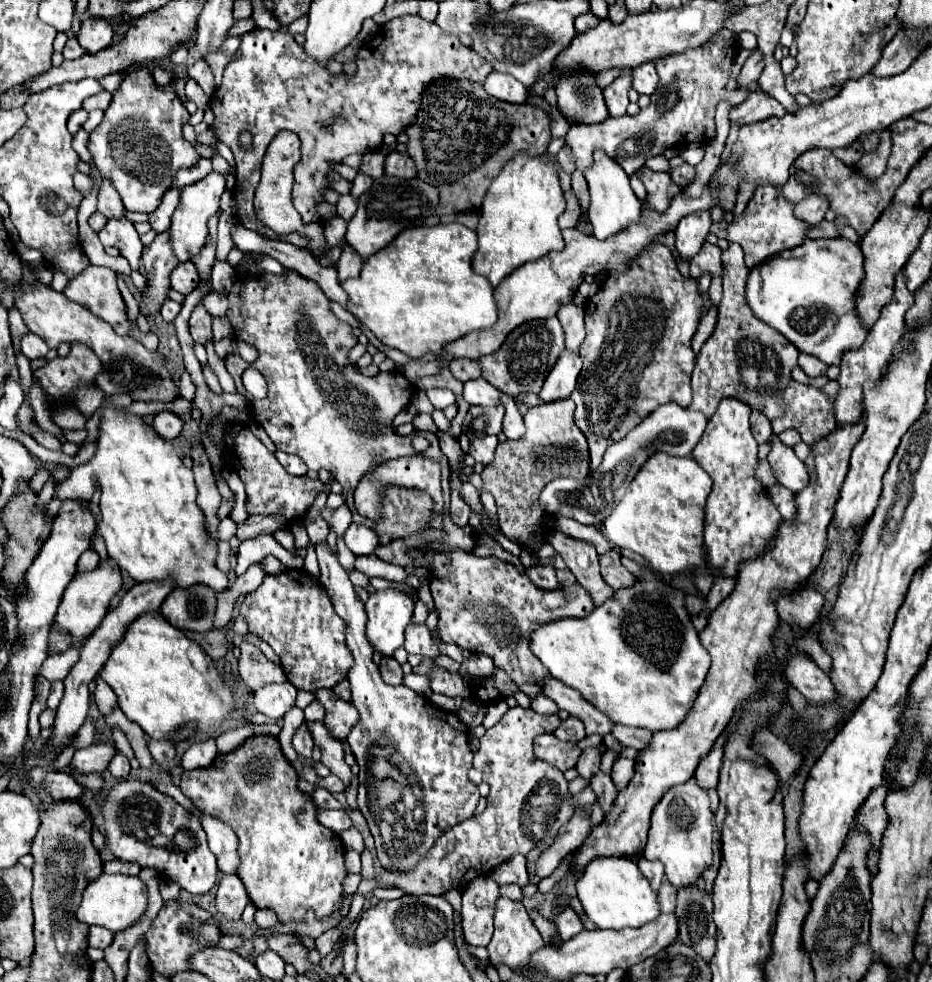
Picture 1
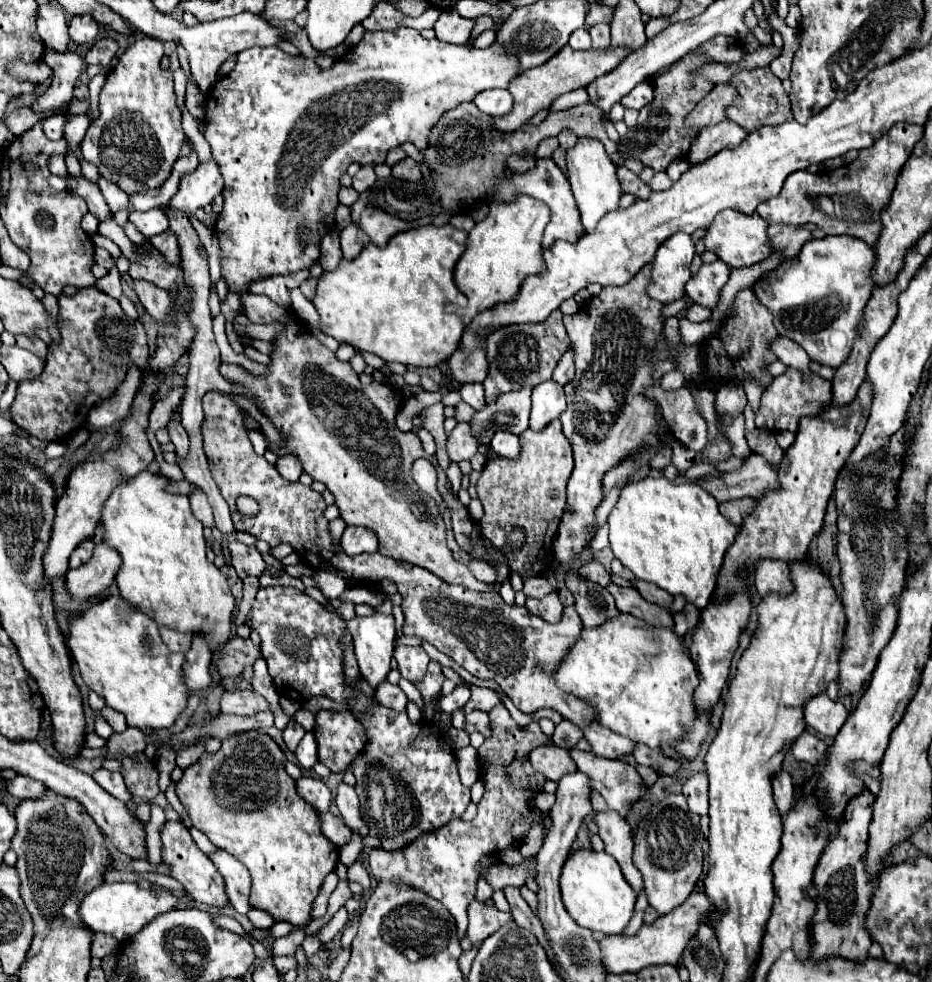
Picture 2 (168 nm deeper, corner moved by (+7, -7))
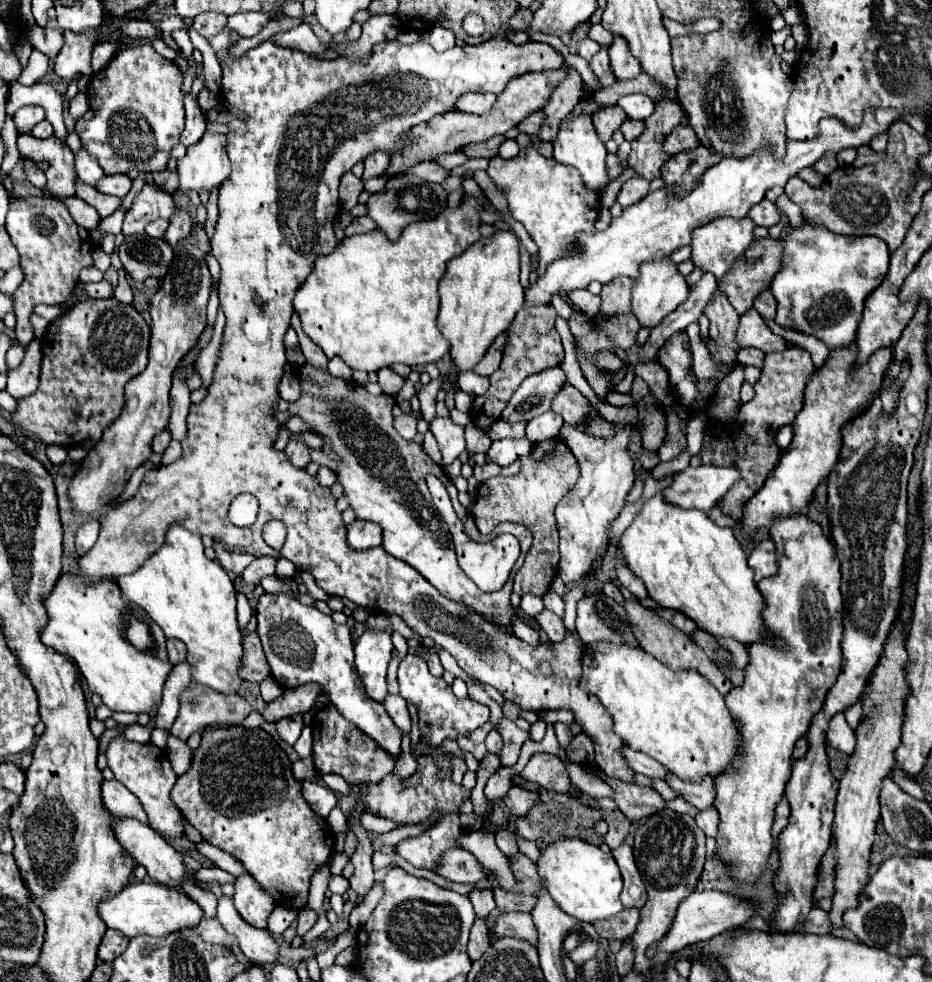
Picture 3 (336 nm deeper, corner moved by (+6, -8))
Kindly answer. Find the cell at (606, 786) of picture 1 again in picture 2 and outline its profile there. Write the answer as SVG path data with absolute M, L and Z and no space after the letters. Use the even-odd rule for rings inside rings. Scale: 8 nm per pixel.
M605 811L595 815L595 823L599 827L599 837L605 841L605 851L617 859L627 883L631 883L631 889L639 895L643 889L643 879L631 861L633 837L627 821L615 811Z

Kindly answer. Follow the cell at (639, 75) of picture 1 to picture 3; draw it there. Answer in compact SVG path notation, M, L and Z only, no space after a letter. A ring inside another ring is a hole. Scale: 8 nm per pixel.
M628 94L618 100L618 106L634 120L646 120L654 112L654 102L644 94Z

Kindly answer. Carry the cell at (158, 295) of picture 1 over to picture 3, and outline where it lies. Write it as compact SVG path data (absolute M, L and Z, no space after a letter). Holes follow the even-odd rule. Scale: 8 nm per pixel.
M178 206L178 208L176 208L176 220L170 220L170 226L168 226L168 230L166 230L164 240L166 240L172 248L176 248L180 240L184 240L186 236L190 236L192 224L194 224L194 222L192 222L190 214L188 214L184 208Z

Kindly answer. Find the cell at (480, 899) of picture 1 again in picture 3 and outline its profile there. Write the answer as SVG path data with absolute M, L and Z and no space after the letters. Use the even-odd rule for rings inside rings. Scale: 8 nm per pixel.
M502 912L496 918L496 924L492 926L492 934L496 934L498 938L502 936L522 938L532 944L538 942L538 934L536 934L530 914L520 914L520 912Z

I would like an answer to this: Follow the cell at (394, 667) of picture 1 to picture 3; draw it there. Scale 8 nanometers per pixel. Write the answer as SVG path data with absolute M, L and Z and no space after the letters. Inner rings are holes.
M388 694L386 700L384 700L384 708L402 732L410 730L410 714L408 714L408 708L406 708L406 700L402 696Z

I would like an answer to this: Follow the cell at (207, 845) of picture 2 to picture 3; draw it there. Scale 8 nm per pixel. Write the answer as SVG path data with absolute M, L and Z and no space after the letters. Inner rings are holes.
M198 842L196 848L198 848L198 852L200 852L202 856L210 858L218 868L222 868L222 870L234 874L234 876L242 876L242 874L246 874L246 868L242 866L242 862L238 862L232 854L222 852L220 848L216 848L216 846L208 844L208 842Z

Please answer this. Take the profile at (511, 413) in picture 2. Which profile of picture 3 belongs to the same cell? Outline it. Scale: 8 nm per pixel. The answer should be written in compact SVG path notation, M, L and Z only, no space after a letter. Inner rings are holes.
M560 366L548 368L546 372L532 374L518 386L518 390L508 400L502 412L502 420L512 422L512 424L528 422L540 416L542 412L550 410L552 398L556 396L556 392L560 390L564 382L566 382L566 376Z

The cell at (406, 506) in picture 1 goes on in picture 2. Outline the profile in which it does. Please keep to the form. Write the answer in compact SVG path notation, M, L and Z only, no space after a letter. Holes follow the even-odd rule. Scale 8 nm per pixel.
M247 293L241 299L241 307L251 323L287 323L285 333L281 333L281 337L275 341L275 353L271 353L273 363L269 365L267 377L257 377L238 364L221 364L221 375L233 383L249 387L249 391L257 395L255 399L259 405L267 411L267 419L287 437L285 447L269 445L269 449L279 457L287 453L297 455L303 463L303 471L315 481L325 483L333 493L335 505L339 507L347 525L363 525L377 533L381 555L423 567L451 585L499 593L501 583L511 571L506 553L521 549L525 540L524 531L515 526L506 547L494 550L491 557L477 523L471 523L469 511L447 487L445 471L437 469L439 491L445 503L451 507L453 533L459 547L469 551L475 559L497 563L499 579L493 585L485 585L473 579L467 565L453 559L447 547L445 523L437 501L423 493L411 477L413 461L427 457L427 453L423 451L415 433L403 433L395 425L393 411L397 411L401 405L401 391L381 383L363 385L349 363L341 363L333 351L329 351L317 339L307 337L303 327L297 323L297 315L273 303L267 295ZM375 467L381 485L375 485Z

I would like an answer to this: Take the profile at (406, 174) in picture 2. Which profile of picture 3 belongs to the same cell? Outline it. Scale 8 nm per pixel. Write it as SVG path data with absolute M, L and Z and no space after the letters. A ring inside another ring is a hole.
M418 162L418 164L414 164L414 168L408 170L408 174L414 174L428 182L442 182L448 176L448 172L444 168L440 168L436 162Z

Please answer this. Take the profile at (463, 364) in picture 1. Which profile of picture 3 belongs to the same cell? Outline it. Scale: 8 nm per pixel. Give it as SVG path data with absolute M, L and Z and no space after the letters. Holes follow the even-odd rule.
M500 334L492 346L488 348L488 352L482 356L482 360L472 368L472 372L480 374L480 376L490 376L498 366L500 366L500 348L504 346L504 334Z

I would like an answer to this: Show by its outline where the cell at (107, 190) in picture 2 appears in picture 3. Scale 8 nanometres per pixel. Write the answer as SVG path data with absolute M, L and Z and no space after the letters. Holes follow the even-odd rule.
M84 148L76 154L76 172L80 180L84 180L90 186L96 186L102 180L102 176L106 176L104 170L98 166L98 162Z

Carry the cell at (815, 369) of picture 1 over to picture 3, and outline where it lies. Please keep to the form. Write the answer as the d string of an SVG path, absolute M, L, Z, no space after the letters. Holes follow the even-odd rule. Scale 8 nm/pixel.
M754 308L744 316L740 316L740 324L736 330L736 344L740 348L758 348L764 354L784 352L788 348L788 342L782 336L776 336Z

